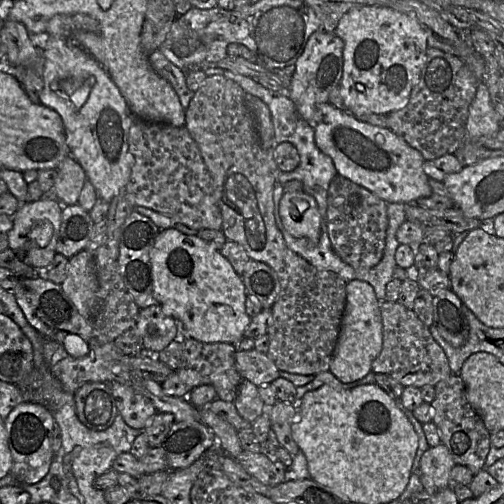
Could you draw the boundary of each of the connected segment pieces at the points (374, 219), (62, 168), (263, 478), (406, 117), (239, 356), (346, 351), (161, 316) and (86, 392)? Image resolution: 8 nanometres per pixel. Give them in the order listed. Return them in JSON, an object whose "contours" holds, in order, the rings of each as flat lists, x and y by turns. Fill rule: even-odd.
{"contours":[[[337,175,329,184,327,229,334,252,356,270,376,266,384,255,388,229,387,203,369,190]],[[66,156,56,168,57,177,53,193,63,205,75,205,87,176,80,164,71,156]],[[243,450,234,458,243,469,259,482,267,486,276,486,285,482,287,467,280,461,272,462,266,456]],[[428,47,420,79,411,91,408,104,386,115,387,128,418,150,426,161,454,154,467,141,469,106,479,82,459,57]],[[255,349,236,351,235,364,244,380,249,380,256,386,271,384,280,377,280,370,264,353]],[[352,280,346,284,346,306,337,344,330,363,329,372,343,383,351,383,364,378,371,372,373,361,382,350,383,325,380,301,373,287,362,280]],[[157,305,140,309,137,331,145,349,160,352,174,341,181,324,165,315]],[[86,383,77,390,74,399,78,419,91,430,107,430,118,414,109,383]]]}

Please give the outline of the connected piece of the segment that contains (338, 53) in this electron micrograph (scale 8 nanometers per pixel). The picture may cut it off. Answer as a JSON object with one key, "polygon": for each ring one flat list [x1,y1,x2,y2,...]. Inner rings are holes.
{"polygon":[[317,30,309,37,296,61,296,69,289,85,289,98,299,115,314,128,321,120,319,106,329,102,330,92,339,86,343,72,344,42,335,33]]}

